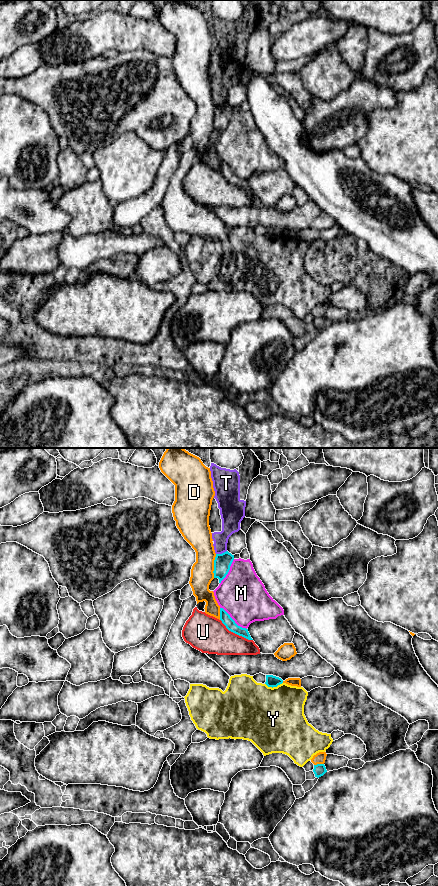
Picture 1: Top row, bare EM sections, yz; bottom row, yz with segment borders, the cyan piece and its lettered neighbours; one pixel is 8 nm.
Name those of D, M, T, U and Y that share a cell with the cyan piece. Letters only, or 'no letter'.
no letter

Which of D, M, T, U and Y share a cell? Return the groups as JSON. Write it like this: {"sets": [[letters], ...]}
{"sets": [["D"], ["M"], ["T"], ["U"], ["Y"]]}

